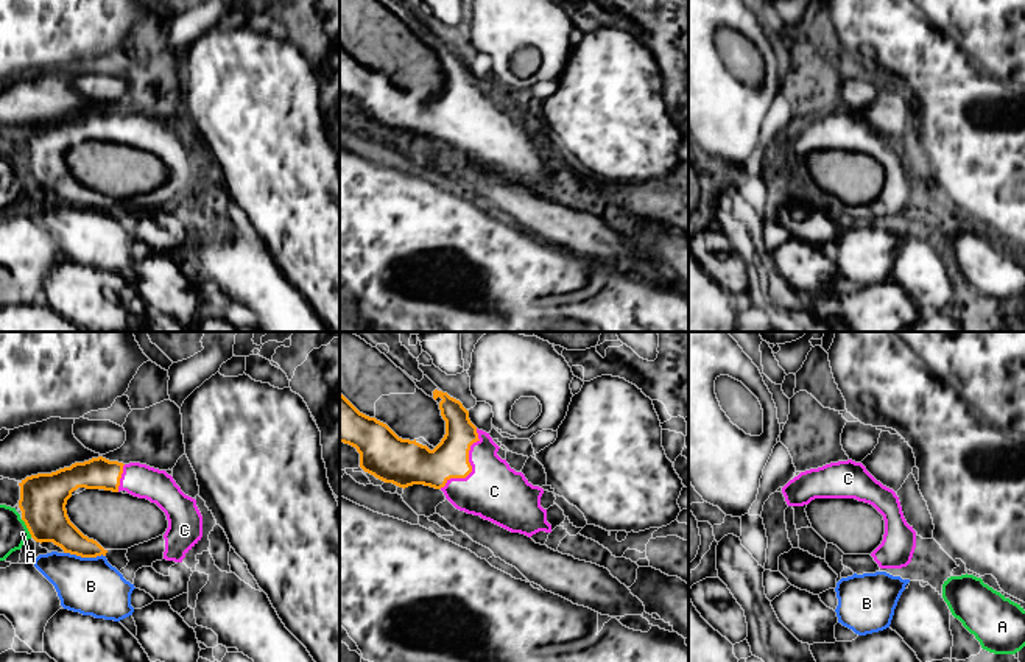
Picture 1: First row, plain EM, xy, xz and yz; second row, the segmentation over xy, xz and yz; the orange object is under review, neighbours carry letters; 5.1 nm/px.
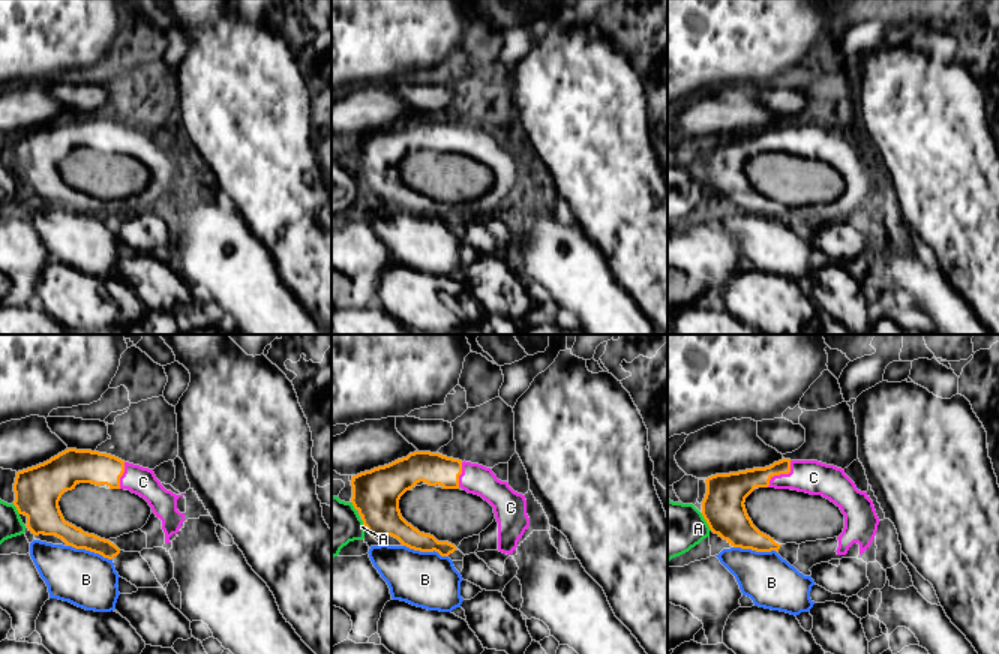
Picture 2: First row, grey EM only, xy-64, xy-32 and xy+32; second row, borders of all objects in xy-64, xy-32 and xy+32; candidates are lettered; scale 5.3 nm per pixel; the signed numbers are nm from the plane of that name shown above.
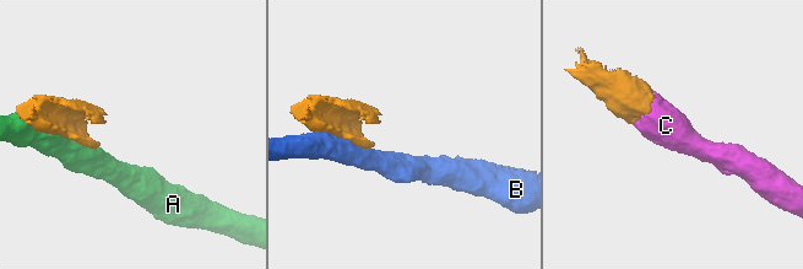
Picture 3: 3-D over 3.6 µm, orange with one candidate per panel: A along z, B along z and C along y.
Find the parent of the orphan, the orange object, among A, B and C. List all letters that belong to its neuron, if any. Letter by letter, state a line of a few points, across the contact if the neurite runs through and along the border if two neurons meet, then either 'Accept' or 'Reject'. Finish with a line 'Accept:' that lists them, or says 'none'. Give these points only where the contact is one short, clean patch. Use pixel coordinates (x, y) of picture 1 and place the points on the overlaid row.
A: Line: xy (21, 519), (31, 536). Reject
B: Reject
C: Accept
Accept: C

